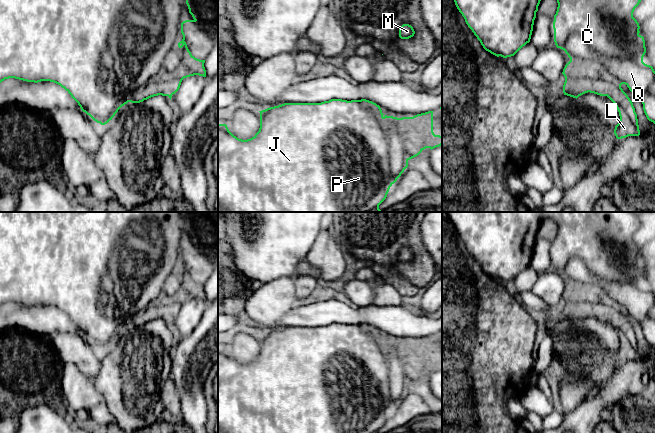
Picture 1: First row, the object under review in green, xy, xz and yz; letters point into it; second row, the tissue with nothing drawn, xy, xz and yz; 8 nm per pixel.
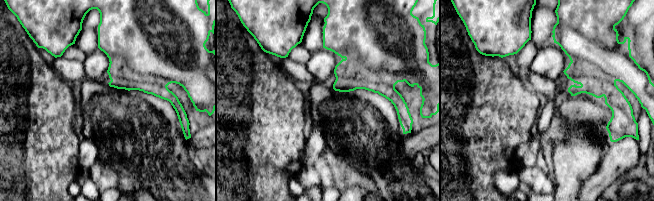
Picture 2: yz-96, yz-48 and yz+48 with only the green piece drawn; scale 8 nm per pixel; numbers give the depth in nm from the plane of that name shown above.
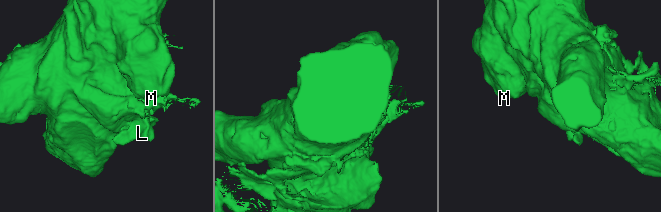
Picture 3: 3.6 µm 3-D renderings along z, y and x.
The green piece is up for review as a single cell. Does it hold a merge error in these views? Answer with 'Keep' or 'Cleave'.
Cleave

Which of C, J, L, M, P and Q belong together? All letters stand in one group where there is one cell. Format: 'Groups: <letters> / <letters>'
Groups: C J L M P / Q

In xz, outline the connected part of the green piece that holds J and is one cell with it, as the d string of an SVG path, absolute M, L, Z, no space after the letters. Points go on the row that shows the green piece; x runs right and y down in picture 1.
M331 99L321 103L284 103L278 106L270 107L260 112L260 128L254 137L242 140L234 136L226 124L218 124L218 212L380 212L379 205L386 199L390 187L392 186L390 176L389 162L389 141L386 129L383 123L383 113L376 103L361 100L342 100Z

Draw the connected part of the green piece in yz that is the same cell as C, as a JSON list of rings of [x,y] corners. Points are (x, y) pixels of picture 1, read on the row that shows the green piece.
[[[557,0],[554,15],[554,42],[564,50],[569,36],[582,36],[598,57],[613,57],[643,62],[646,53],[644,37],[639,33],[639,23],[633,17],[641,0]]]

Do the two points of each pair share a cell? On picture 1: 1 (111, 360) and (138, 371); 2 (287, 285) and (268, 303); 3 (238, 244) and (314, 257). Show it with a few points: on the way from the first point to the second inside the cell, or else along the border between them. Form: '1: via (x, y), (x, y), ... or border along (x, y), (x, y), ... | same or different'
1: via (118, 360), (131, 369) | same
2: via (282, 290), (273, 299) | same
3: border along (318, 235), (305, 259) | different

